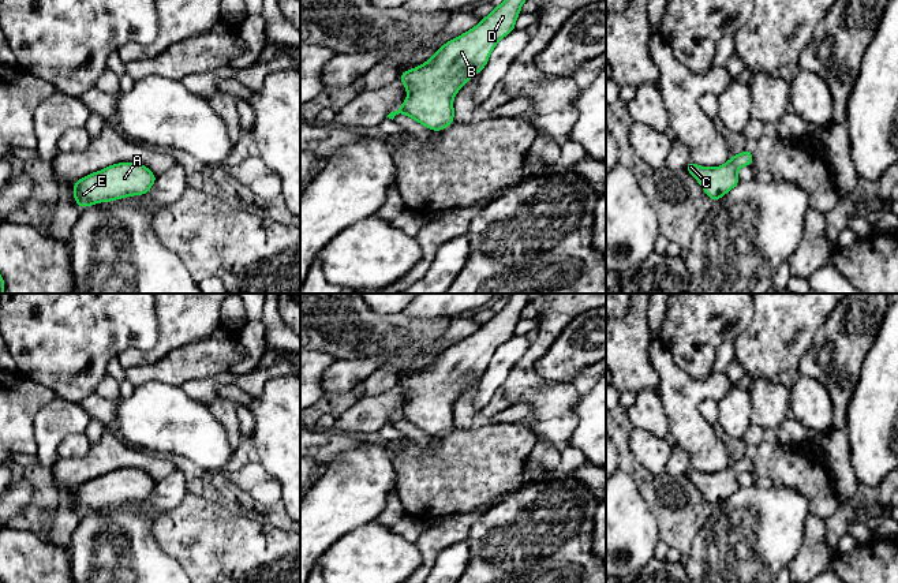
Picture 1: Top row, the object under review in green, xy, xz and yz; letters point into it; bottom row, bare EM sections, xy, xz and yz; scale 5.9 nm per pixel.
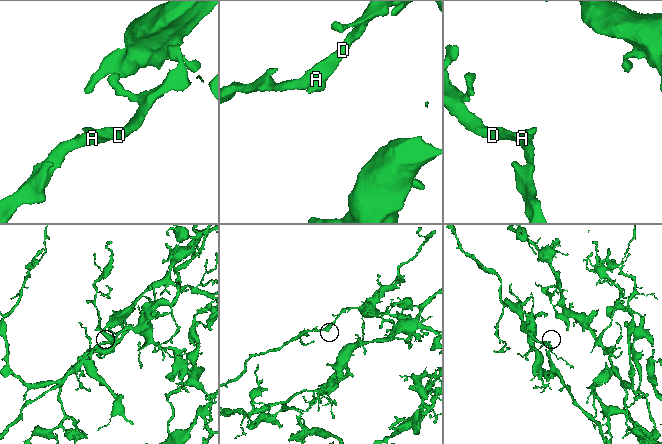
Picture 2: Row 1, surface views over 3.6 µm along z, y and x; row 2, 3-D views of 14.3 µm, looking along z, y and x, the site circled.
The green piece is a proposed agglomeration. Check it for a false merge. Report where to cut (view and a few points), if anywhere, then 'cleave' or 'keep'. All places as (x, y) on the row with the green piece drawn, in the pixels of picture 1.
cut none; keep

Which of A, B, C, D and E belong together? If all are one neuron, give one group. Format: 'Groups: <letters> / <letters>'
Groups: A B C D E

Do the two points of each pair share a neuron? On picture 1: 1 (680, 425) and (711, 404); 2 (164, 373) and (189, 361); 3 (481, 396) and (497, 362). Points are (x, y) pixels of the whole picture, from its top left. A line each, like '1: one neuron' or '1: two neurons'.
1: two neurons
2: one neuron
3: one neuron

